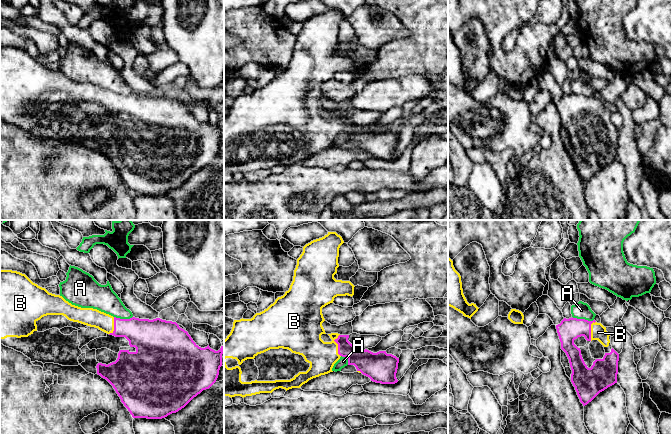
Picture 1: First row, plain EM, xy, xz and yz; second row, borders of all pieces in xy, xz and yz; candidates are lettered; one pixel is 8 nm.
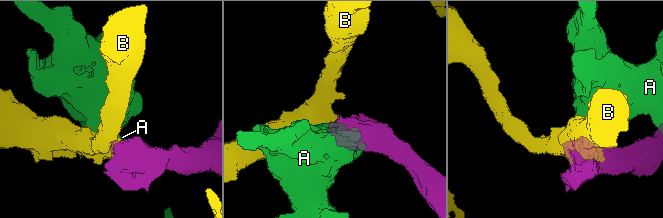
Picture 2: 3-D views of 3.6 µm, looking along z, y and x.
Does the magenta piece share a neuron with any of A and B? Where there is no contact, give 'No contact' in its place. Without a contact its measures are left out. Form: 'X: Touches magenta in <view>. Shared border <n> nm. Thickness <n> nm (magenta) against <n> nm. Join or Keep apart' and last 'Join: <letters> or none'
A: Touches magenta in yz. Shared border 180 nm. Thickness 180 nm (magenta) against 140 nm. Keep apart
B: Touches magenta in xz. Shared border 180 nm. Thickness 180 nm (magenta) against 240 nm. Join
Join: B

